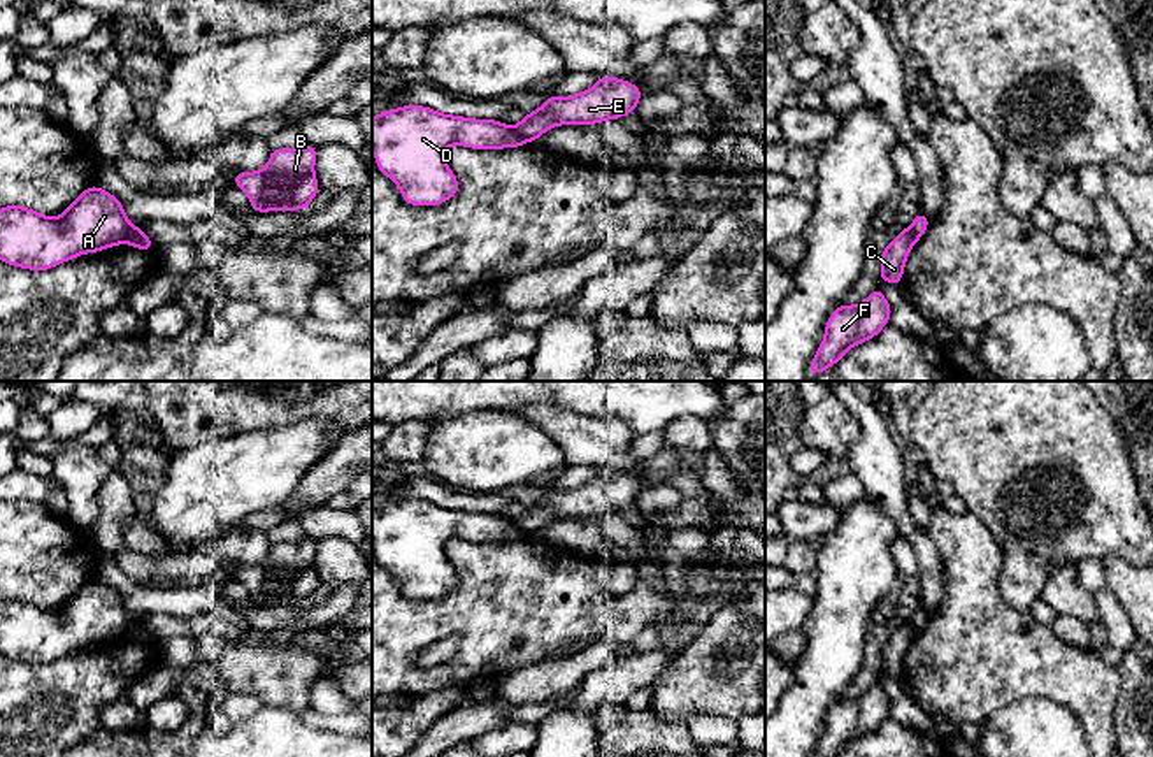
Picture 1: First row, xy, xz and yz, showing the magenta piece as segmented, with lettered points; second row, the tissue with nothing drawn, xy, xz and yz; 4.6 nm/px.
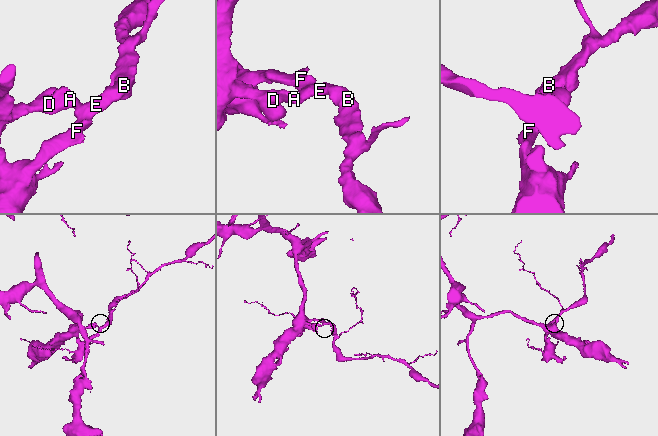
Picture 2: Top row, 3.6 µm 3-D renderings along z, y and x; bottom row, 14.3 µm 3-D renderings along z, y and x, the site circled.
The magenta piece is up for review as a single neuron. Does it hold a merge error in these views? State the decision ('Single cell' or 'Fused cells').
Fused cells

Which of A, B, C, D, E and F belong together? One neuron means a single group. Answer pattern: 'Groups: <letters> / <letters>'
Groups: A D / B C E F

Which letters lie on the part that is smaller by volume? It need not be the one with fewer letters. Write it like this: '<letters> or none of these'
B, C, E, F

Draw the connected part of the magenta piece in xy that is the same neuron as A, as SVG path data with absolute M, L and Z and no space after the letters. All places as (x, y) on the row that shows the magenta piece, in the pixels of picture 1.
M86 188L60 218L25 205L0 209L0 260L30 270L47 270L84 253L119 246L137 227L109 191Z

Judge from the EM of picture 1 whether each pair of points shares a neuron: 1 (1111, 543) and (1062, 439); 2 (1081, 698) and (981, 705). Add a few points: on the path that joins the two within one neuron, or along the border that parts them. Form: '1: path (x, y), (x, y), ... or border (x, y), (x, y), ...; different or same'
1: path (1104, 517), (1094, 506), (1094, 494), (1076, 466); same
2: path (1057, 684), (1006, 684); same

